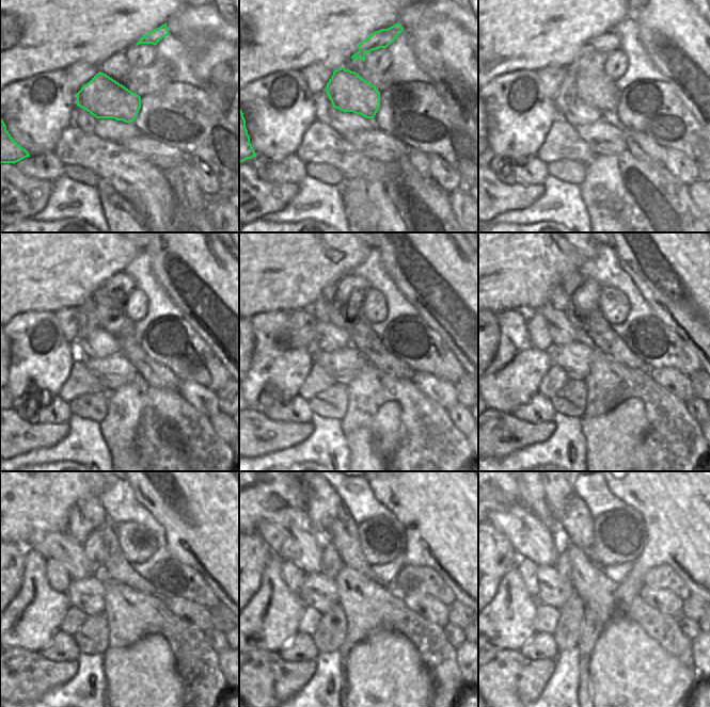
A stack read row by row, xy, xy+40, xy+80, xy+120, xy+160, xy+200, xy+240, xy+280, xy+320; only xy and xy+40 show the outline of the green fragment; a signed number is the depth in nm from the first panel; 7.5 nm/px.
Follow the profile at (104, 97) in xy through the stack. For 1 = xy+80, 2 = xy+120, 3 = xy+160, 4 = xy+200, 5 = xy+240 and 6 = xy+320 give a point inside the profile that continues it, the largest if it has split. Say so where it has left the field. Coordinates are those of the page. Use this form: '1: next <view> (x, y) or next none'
1: next xy+80 (594, 87)
2: next xy+120 (110, 299)
3: next xy+160 (347, 304)
4: next xy+200 (584, 300)
5: next xy+240 (94, 548)
6: next xy+320 (565, 551)

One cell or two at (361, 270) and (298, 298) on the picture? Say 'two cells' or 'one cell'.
two cells

